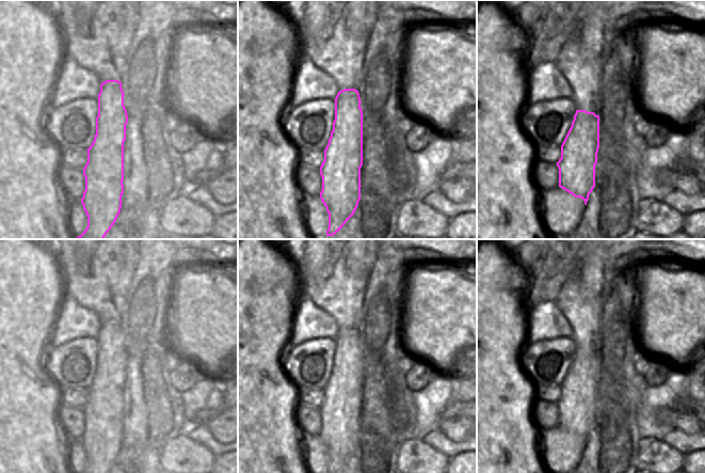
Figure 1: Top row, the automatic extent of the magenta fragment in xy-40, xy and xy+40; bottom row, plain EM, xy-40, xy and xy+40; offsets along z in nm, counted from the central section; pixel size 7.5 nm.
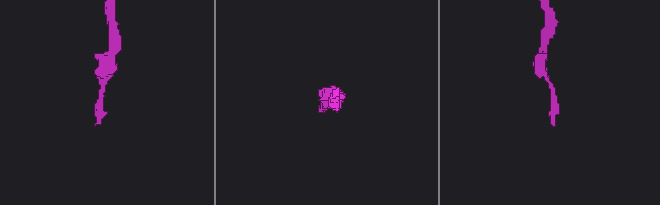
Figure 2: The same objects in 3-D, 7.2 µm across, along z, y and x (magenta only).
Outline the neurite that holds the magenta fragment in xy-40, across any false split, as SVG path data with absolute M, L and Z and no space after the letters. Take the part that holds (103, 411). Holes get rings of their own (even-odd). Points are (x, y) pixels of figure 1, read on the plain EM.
M106 319L98 333L96 374L87 388L87 401L83 408L85 429L81 438L87 455L87 466L82 473L108 473L115 462L124 439L124 388L128 353L126 336L118 319Z

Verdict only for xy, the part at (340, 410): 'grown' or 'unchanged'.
grown

